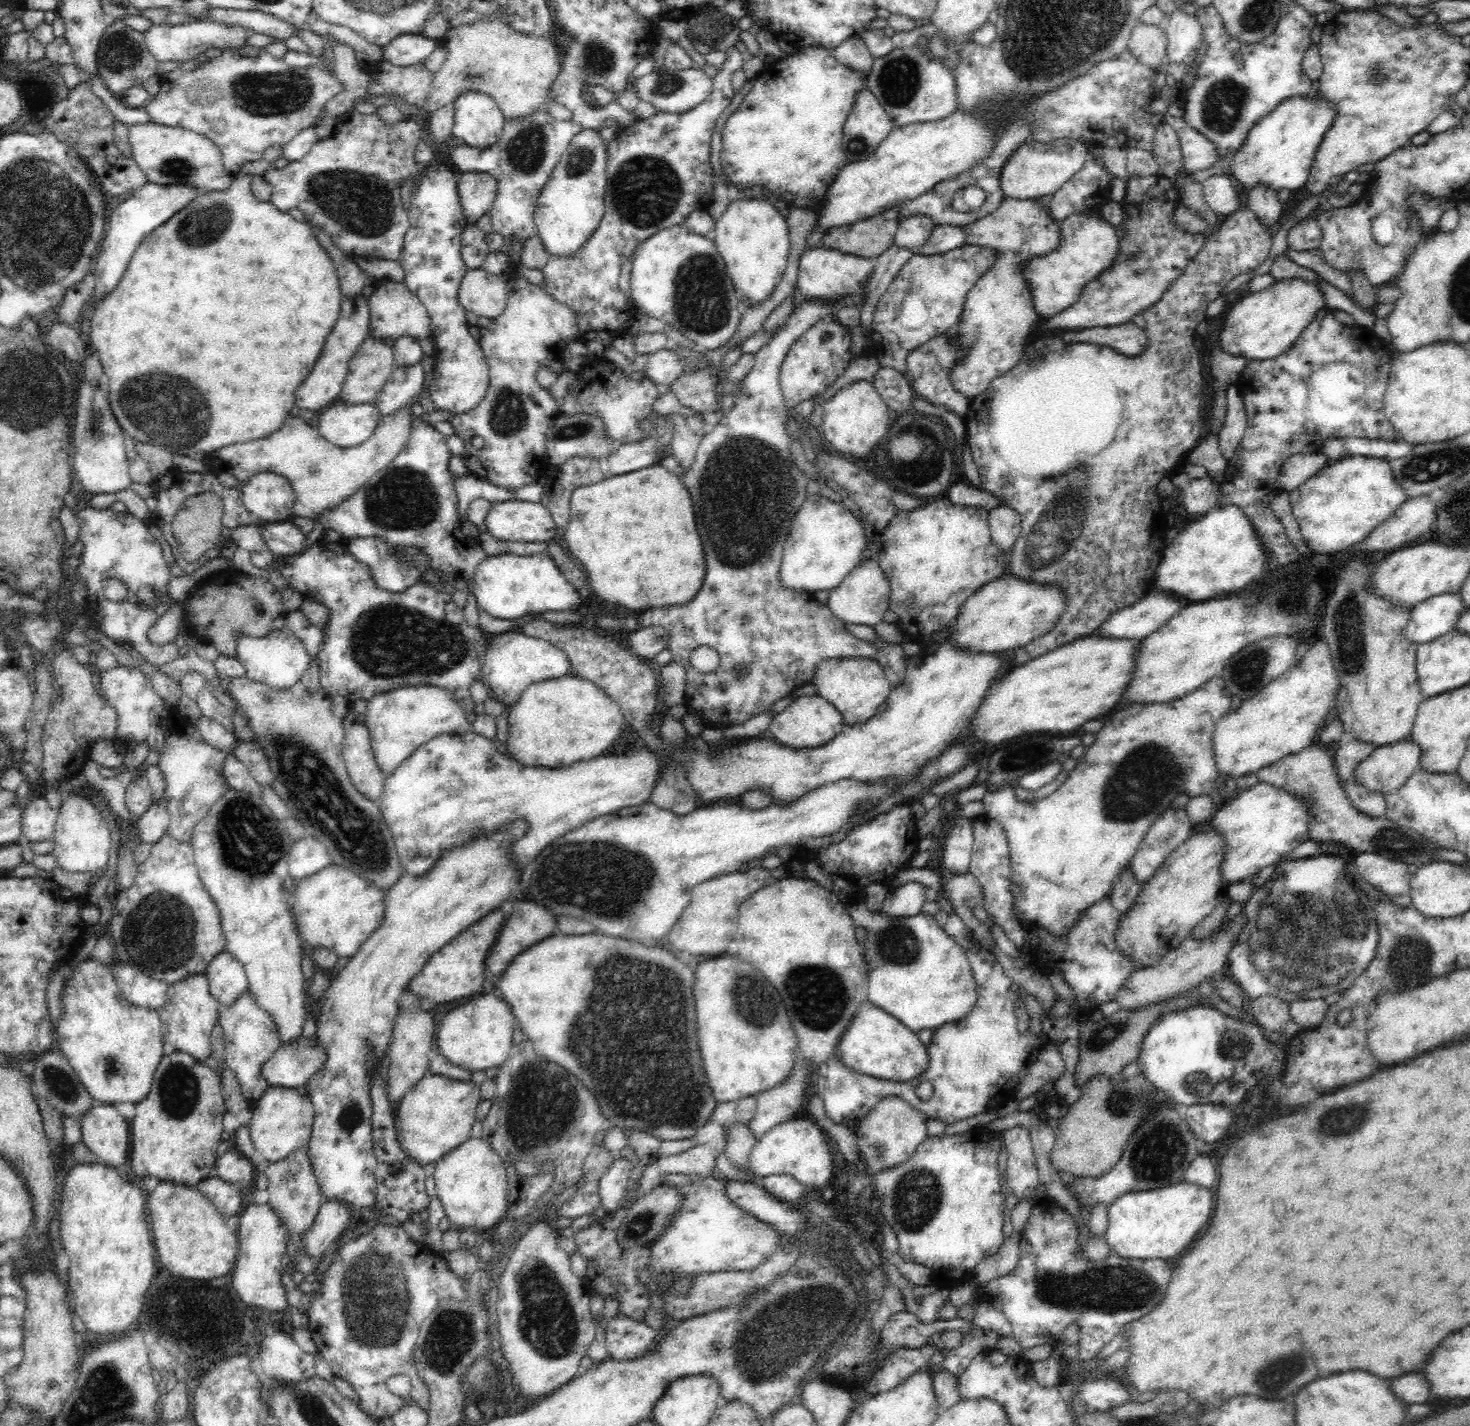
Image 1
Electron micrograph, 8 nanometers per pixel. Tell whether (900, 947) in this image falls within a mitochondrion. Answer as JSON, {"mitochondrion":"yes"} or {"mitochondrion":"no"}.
{"mitochondrion":"yes"}

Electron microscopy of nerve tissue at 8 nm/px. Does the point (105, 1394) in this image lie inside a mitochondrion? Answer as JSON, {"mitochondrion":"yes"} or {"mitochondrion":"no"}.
{"mitochondrion":"yes"}

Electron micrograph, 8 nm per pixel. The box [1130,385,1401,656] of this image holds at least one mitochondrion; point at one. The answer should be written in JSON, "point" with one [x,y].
{"point":[1291,600]}

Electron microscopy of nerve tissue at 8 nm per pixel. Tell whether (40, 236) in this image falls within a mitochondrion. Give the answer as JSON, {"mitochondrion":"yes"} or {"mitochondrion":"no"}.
{"mitochondrion":"yes"}

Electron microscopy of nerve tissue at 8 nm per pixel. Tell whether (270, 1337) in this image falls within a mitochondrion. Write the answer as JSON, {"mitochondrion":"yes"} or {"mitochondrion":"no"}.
{"mitochondrion":"no"}

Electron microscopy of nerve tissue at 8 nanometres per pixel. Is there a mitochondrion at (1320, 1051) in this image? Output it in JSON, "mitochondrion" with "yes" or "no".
{"mitochondrion":"no"}

